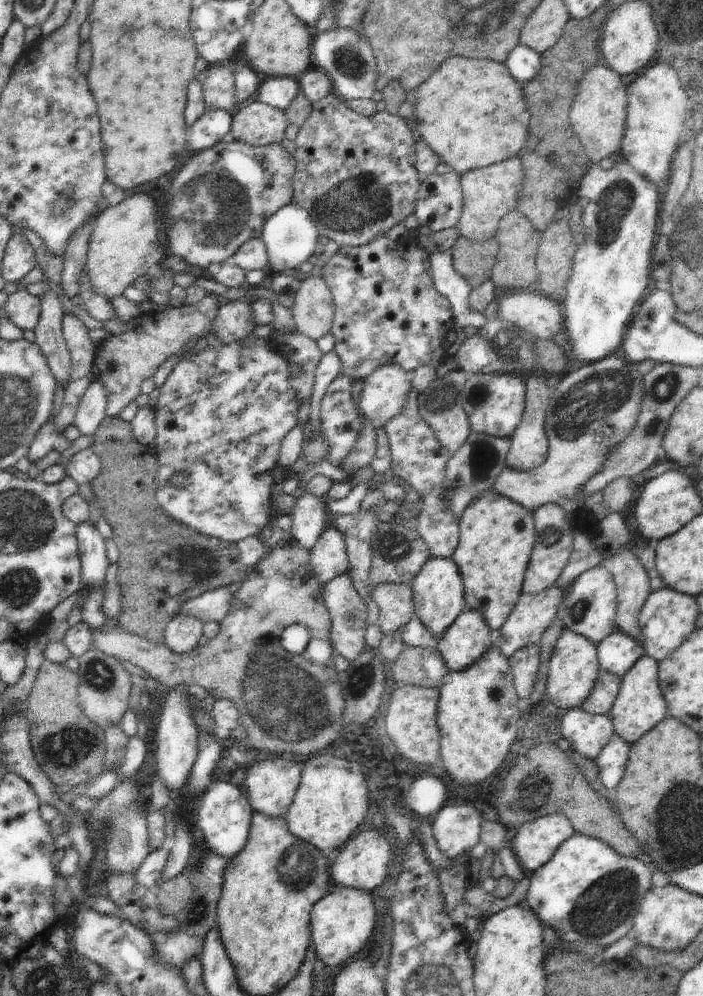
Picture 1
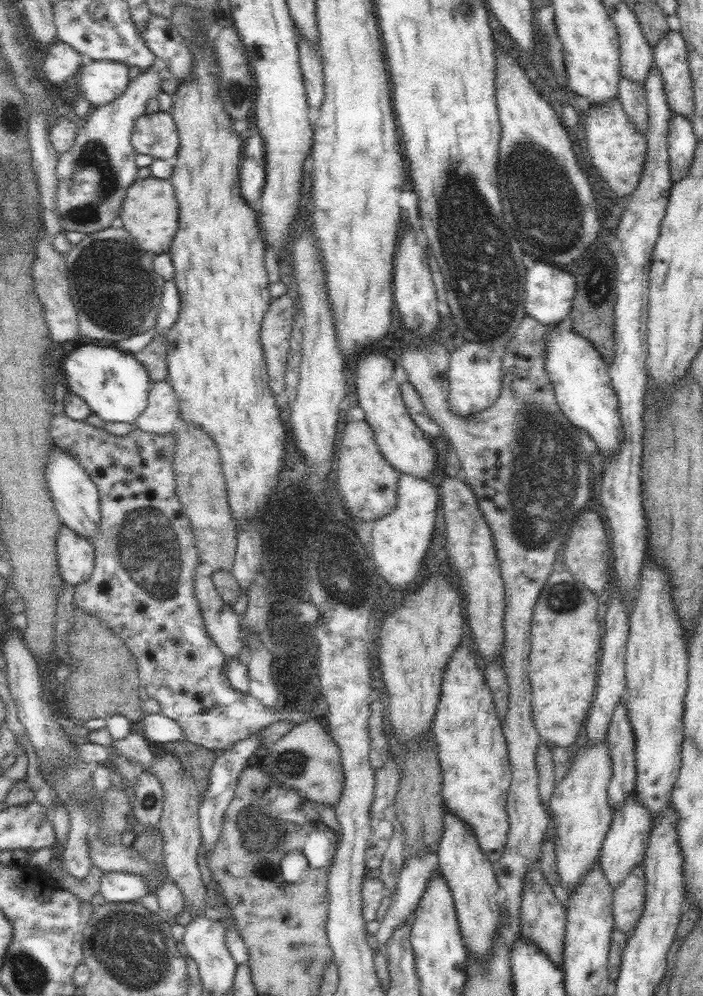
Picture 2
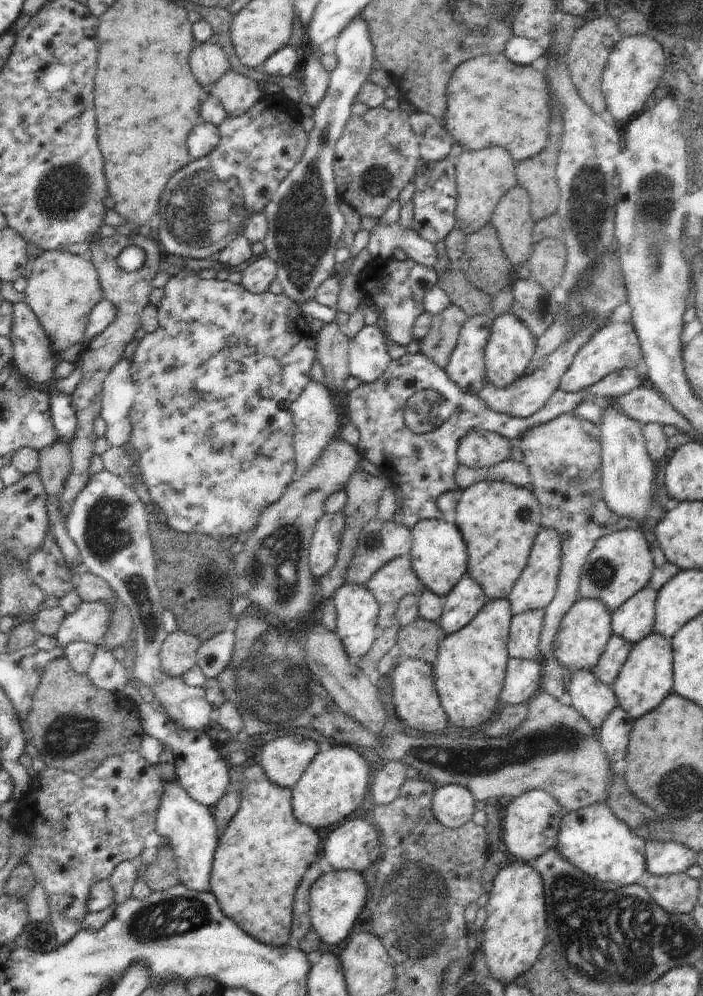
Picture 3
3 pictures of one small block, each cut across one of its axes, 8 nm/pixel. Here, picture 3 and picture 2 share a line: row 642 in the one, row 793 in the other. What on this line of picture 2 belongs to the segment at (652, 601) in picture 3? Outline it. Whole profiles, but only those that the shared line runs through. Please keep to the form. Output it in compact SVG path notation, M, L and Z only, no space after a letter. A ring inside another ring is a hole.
M635 790L620 809L612 809L612 823L599 856L600 867L602 867L604 877L606 877L612 891L622 885L622 881L630 875L630 872L634 871L634 868L638 867L638 864L642 864L653 823L652 815L642 807Z

